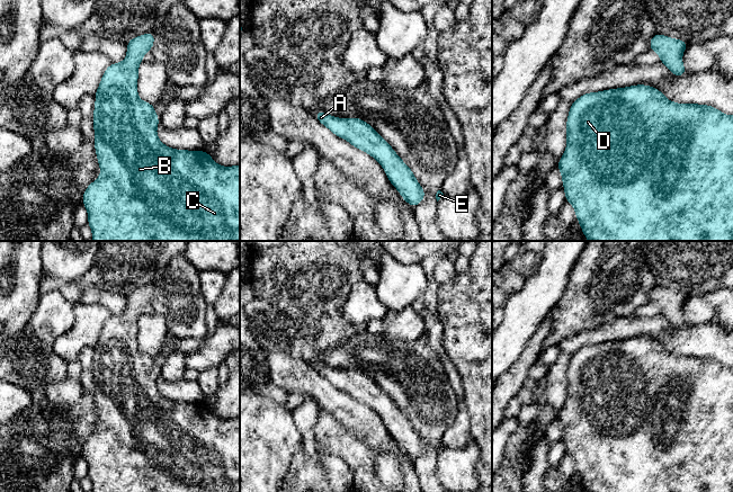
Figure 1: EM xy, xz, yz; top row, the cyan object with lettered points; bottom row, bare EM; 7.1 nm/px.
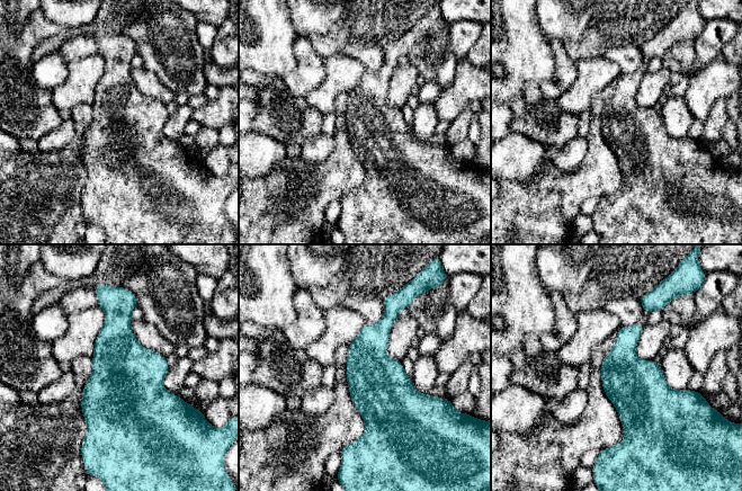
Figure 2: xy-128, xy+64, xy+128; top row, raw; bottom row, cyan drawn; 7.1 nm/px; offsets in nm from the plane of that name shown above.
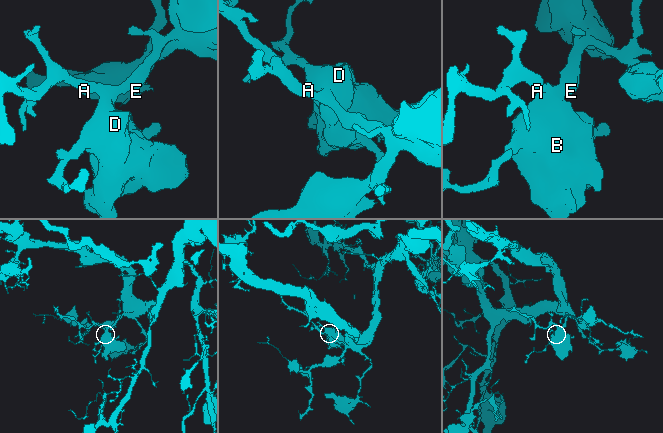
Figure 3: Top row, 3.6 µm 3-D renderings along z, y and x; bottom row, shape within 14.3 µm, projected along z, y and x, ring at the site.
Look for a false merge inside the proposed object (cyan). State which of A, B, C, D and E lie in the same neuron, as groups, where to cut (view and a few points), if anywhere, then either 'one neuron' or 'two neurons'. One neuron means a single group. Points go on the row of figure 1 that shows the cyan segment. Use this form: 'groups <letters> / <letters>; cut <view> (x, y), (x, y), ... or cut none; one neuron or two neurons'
groups A B C D E; cut none; one neuron

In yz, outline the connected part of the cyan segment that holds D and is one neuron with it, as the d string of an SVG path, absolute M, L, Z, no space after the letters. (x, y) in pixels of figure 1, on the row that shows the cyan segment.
M635 84L588 92L571 104L566 118L566 149L556 163L565 191L565 200L575 211L576 221L589 241L732 241L733 240L733 115L699 104L668 100L654 87Z

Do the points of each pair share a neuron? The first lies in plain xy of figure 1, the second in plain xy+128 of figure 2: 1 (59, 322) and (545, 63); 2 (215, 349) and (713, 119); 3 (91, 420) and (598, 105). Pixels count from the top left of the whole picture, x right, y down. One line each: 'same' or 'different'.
1: different
2: different
3: same

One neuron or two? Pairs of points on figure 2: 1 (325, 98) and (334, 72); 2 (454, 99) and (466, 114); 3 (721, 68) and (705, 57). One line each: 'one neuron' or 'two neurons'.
1: one neuron
2: two neurons
3: two neurons

